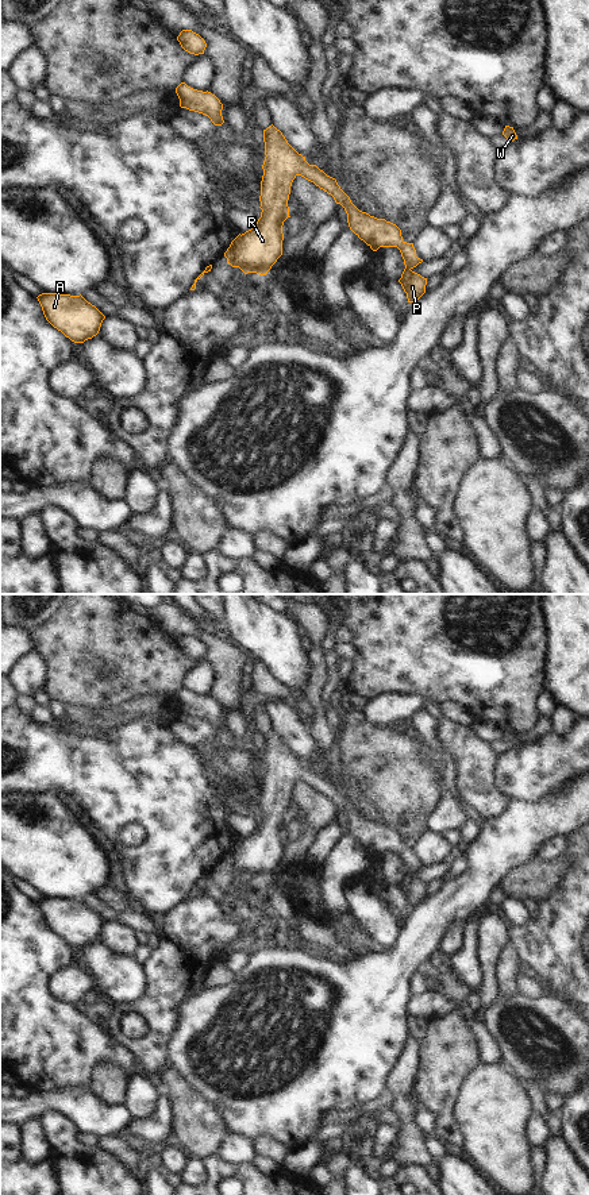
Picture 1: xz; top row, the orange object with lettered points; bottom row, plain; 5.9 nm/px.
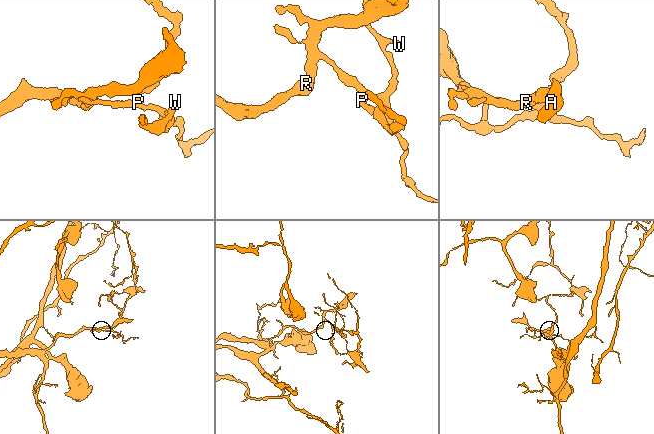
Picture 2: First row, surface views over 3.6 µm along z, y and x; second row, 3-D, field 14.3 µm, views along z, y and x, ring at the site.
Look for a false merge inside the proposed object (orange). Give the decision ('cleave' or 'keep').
cleave

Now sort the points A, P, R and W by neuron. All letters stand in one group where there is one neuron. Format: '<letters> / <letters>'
A R W / P

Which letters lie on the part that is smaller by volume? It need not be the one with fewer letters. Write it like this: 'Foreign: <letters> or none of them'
Foreign: P

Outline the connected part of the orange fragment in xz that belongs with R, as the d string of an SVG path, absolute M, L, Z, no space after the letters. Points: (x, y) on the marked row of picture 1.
M273 124L263 130L263 142L266 157L262 165L261 217L251 230L239 234L231 242L224 253L227 263L239 267L245 274L267 274L282 255L282 225L290 217L288 200L292 182L297 176L331 194L335 203L344 208L350 230L373 251L380 247L397 247L408 269L423 262L416 257L413 243L403 240L401 230L396 224L359 211L336 180L316 165L309 165Z

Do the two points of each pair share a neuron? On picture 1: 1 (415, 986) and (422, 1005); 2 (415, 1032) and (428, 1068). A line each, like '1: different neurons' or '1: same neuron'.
1: different neurons
2: different neurons

